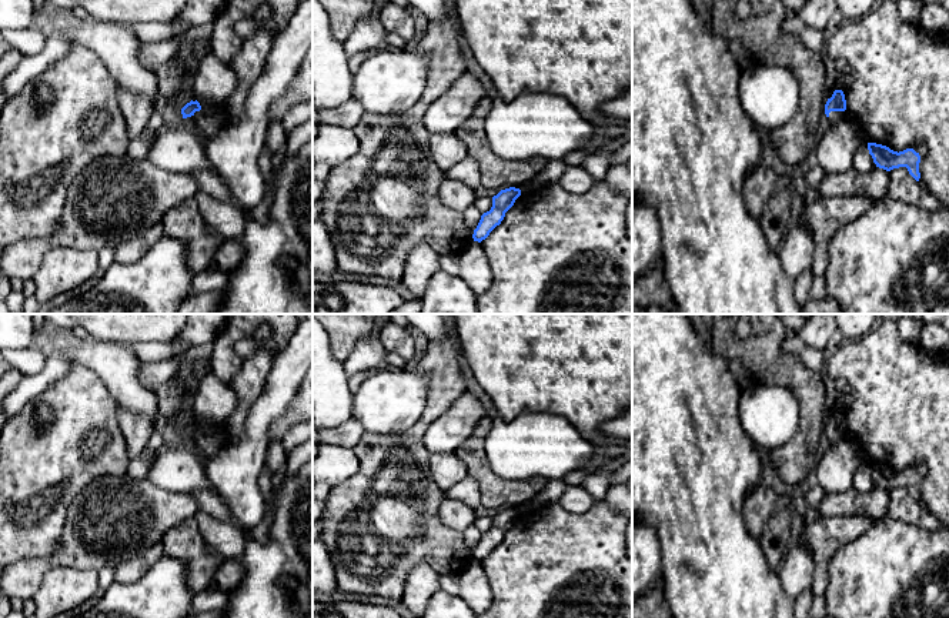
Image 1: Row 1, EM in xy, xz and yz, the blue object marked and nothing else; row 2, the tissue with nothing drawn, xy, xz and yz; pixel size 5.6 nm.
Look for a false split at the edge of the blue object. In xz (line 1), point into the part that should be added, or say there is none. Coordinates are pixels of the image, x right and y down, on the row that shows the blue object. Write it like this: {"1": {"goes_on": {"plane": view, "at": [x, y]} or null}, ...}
{"1": {"goes_on": null}}

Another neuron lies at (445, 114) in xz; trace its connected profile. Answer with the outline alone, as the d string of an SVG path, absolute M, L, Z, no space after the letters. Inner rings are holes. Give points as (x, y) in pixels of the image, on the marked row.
M470 71L460 78L425 111L424 123L430 134L452 134L487 96L481 81Z

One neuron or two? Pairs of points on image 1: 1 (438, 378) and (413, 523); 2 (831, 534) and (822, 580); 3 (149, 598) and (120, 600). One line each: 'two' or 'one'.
1: one
2: one
3: one

